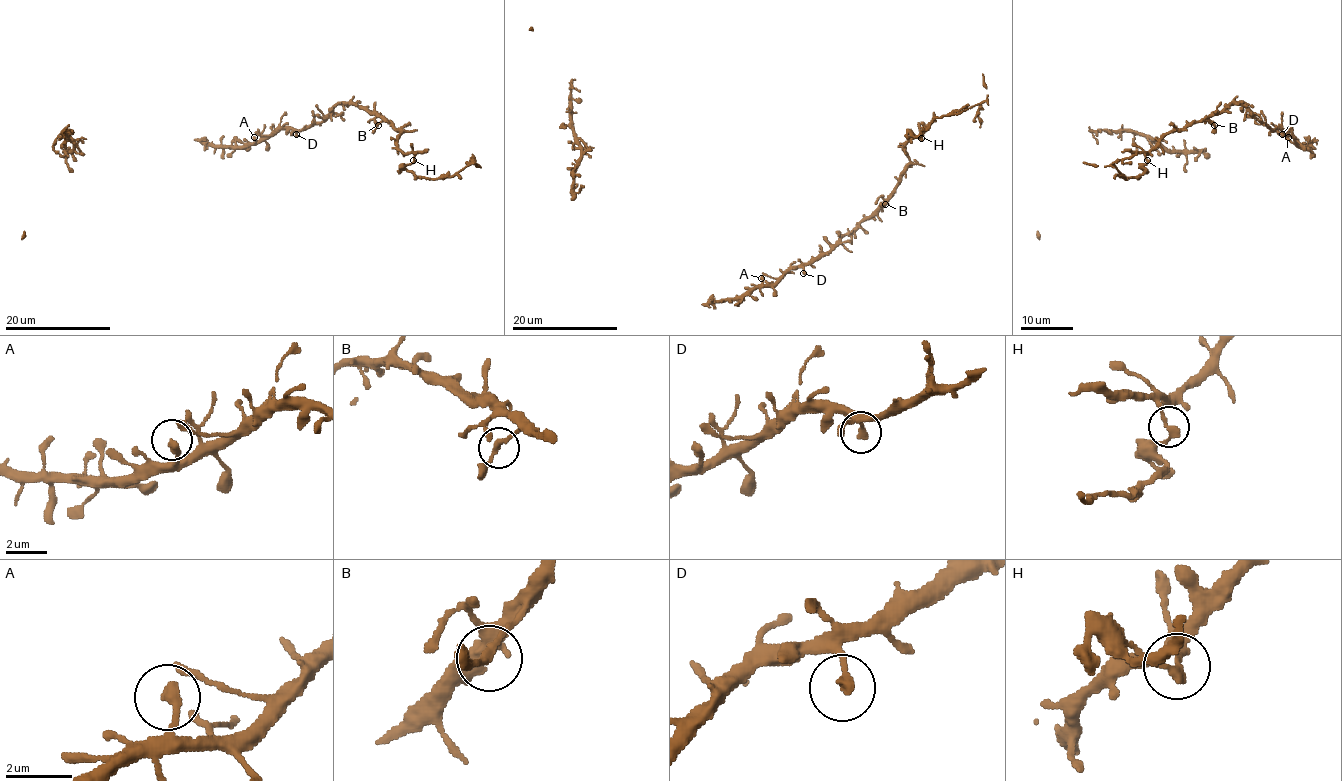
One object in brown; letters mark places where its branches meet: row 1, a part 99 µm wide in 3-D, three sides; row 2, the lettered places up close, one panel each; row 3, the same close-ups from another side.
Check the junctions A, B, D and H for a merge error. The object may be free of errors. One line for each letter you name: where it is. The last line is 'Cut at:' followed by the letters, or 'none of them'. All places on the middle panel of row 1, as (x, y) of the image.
H: (921, 138)
Cut at: H

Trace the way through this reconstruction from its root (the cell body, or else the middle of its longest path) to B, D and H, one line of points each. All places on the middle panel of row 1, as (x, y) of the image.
B: (732, 298), (772, 286), (790, 269), (824, 256), (890, 196), (885, 204)
D: (732, 298), (741, 298), (757, 287), (774, 285), (790, 269), (802, 268), (803, 273)
H: (732, 298), (772, 286), (790, 269), (824, 256), (892, 193), (910, 161), (905, 145), (913, 137), (921, 137)

